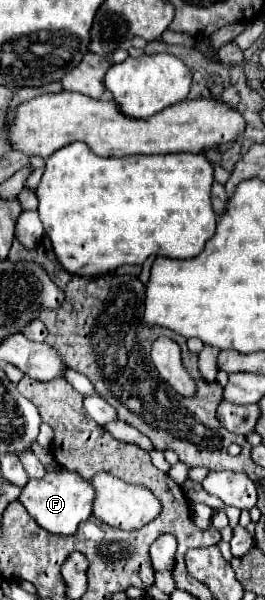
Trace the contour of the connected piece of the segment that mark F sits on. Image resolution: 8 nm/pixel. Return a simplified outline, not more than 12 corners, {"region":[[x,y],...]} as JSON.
{"region":[[67,469],[31,479],[19,497],[53,535],[91,517],[95,491]]}

